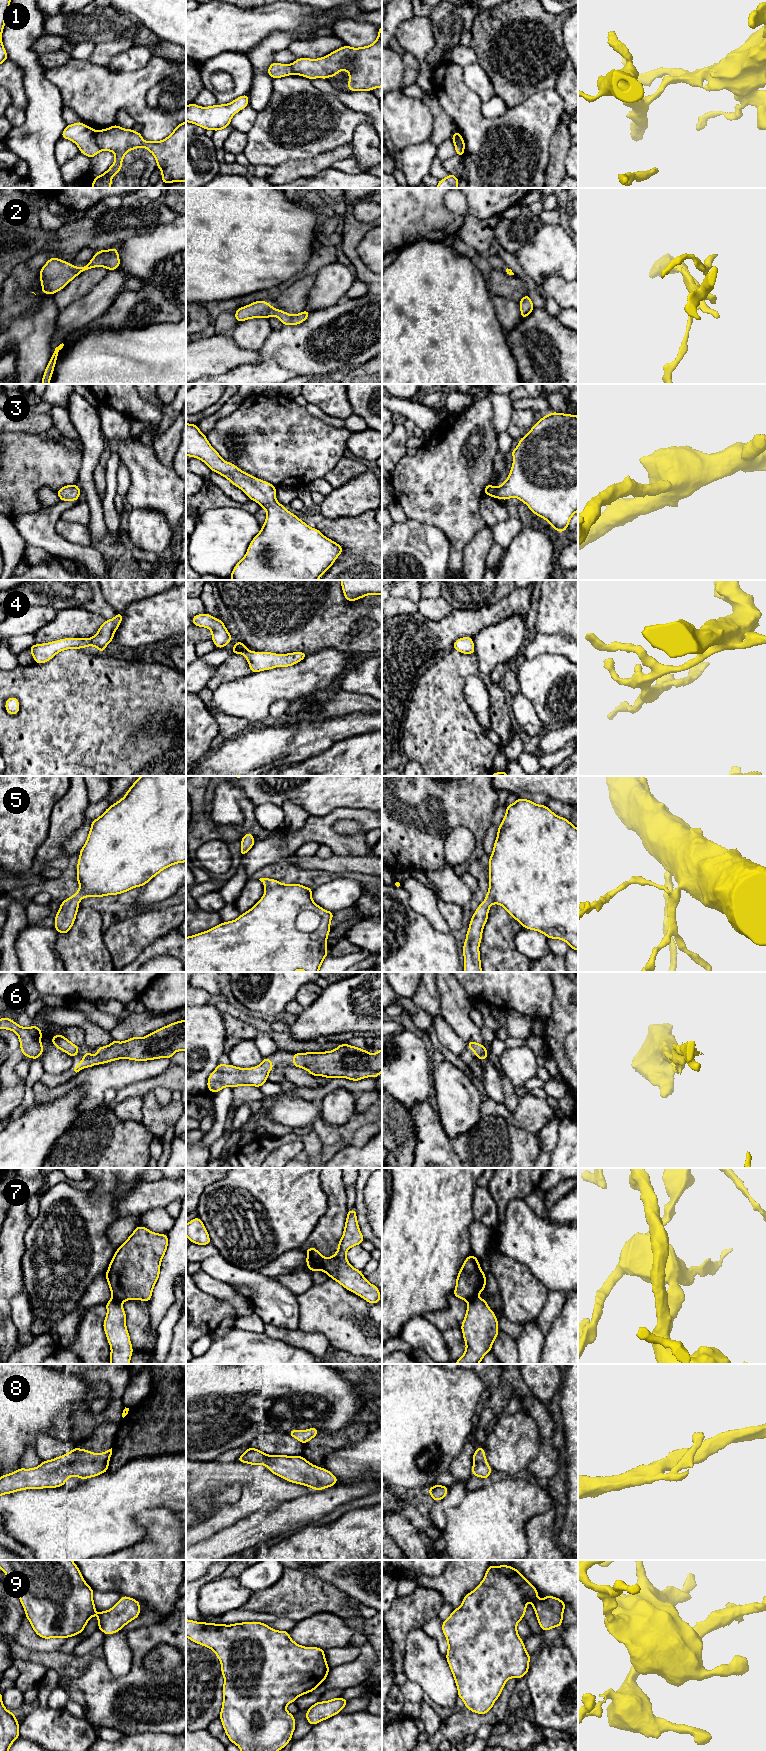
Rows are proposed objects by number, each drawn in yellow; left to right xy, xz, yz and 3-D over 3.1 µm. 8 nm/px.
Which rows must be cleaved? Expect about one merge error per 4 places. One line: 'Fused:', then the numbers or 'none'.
Fused: 1, 7

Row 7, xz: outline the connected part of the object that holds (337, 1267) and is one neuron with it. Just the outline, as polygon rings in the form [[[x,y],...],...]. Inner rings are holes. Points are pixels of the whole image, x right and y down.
[[[353,1208],[347,1211],[343,1235],[338,1242],[337,1252],[332,1257],[323,1257],[314,1247],[307,1249],[305,1253],[312,1259],[317,1270],[325,1272],[345,1289],[370,1304],[376,1304],[381,1299],[378,1287],[369,1283],[361,1270],[355,1269],[346,1258],[346,1252],[351,1247],[360,1245],[364,1240],[357,1222],[356,1210]]]

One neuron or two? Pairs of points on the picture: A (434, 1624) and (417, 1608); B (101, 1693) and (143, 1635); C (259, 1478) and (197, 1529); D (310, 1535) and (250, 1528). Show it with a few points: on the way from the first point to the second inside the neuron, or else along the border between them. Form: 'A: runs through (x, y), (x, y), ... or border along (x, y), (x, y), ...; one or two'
A: border along (437, 1616), (430, 1619), (422, 1627); two
B: runs through (119, 1689), (137, 1671), (139, 1653); one
C: runs through (250, 1496), (233, 1513), (226, 1514), (215, 1522); one
D: border along (308, 1524), (293, 1532); two

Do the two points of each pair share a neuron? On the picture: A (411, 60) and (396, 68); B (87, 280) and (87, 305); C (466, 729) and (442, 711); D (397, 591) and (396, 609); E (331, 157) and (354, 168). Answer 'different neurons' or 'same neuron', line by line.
A: different neurons
B: different neurons
C: same neuron
D: different neurons
E: different neurons

